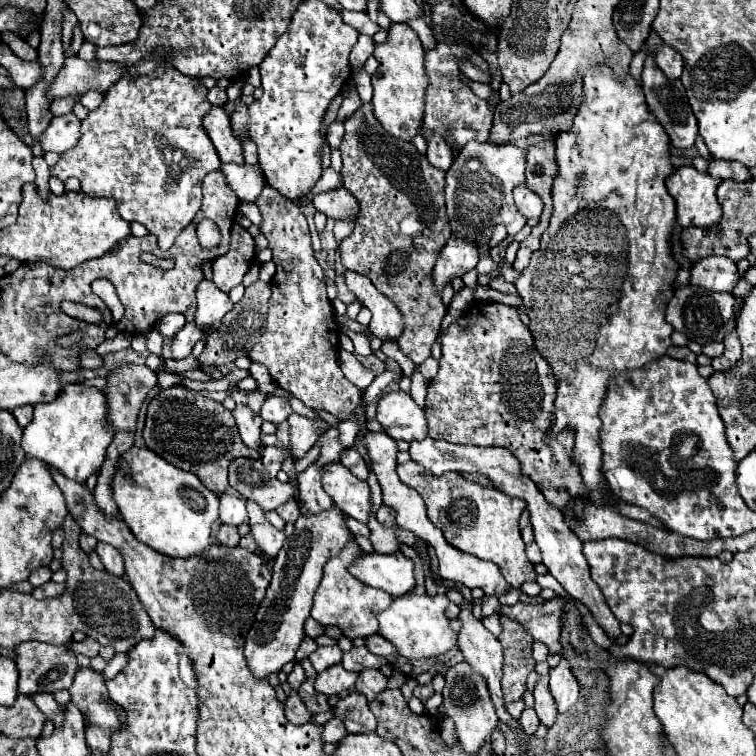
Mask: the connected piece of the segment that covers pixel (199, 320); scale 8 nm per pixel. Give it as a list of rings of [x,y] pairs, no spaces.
[[[203,280],[197,286],[197,312],[195,324],[203,330],[203,342],[207,342],[209,334],[213,334],[219,326],[223,316],[233,308],[233,302],[225,292],[221,292],[213,282]]]

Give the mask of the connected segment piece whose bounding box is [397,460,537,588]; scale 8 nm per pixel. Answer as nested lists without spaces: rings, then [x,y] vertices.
[[[409,460],[397,466],[397,474],[401,482],[411,486],[421,494],[427,506],[429,520],[443,532],[451,546],[473,554],[481,560],[495,562],[503,574],[503,578],[513,586],[521,588],[525,580],[535,580],[535,568],[525,554],[525,544],[519,534],[519,516],[525,510],[527,502],[521,498],[509,498],[495,488],[481,486],[463,478],[459,472],[449,472],[443,476],[433,476],[425,472],[417,462]]]

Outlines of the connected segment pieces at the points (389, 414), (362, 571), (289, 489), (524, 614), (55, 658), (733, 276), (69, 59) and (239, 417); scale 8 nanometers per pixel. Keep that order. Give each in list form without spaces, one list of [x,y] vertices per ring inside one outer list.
[[[409,392],[383,394],[377,406],[377,422],[393,440],[421,440],[427,436],[425,410],[415,404]]]
[[[403,552],[395,554],[365,554],[349,570],[355,578],[373,588],[385,590],[393,598],[403,596],[415,588],[415,562]]]
[[[235,458],[229,466],[229,486],[235,488],[241,496],[255,500],[265,510],[275,510],[289,498],[293,498],[293,486],[281,484],[277,478],[265,474],[261,460],[253,458]]]
[[[555,596],[543,604],[515,604],[515,606],[501,606],[497,612],[517,620],[535,642],[543,642],[551,654],[561,654],[559,644],[559,628],[561,628],[561,614],[565,602]]]
[[[25,642],[15,648],[17,652],[17,668],[19,668],[19,694],[31,696],[39,692],[51,692],[55,694],[57,690],[65,690],[73,684],[75,672],[77,672],[77,660],[71,650],[65,646],[49,646],[41,642]]]
[[[707,256],[693,264],[691,280],[693,286],[703,286],[713,292],[731,292],[739,282],[737,264],[727,256]]]
[[[65,10],[65,22],[63,22],[63,50],[65,50],[65,66],[61,68],[61,72],[55,76],[55,80],[49,84],[47,88],[47,98],[55,100],[55,98],[67,98],[67,96],[83,96],[89,90],[97,90],[97,92],[107,92],[117,80],[121,80],[123,76],[129,76],[127,68],[121,62],[111,62],[111,60],[93,60],[93,62],[85,62],[81,60],[77,54],[71,52],[71,38],[73,38],[73,26],[77,24],[77,16],[71,10]]]
[[[237,406],[233,410],[233,416],[235,416],[235,422],[237,422],[237,428],[239,428],[239,434],[245,442],[247,448],[251,450],[257,450],[261,452],[263,450],[263,444],[261,444],[261,424],[263,424],[263,418],[255,412],[251,412],[249,406]]]

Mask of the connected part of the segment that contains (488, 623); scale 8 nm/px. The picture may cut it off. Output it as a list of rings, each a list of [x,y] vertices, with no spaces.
[[[497,613],[492,614],[491,616],[483,617],[482,623],[487,630],[489,630],[496,638],[498,638],[502,628],[500,616]]]

